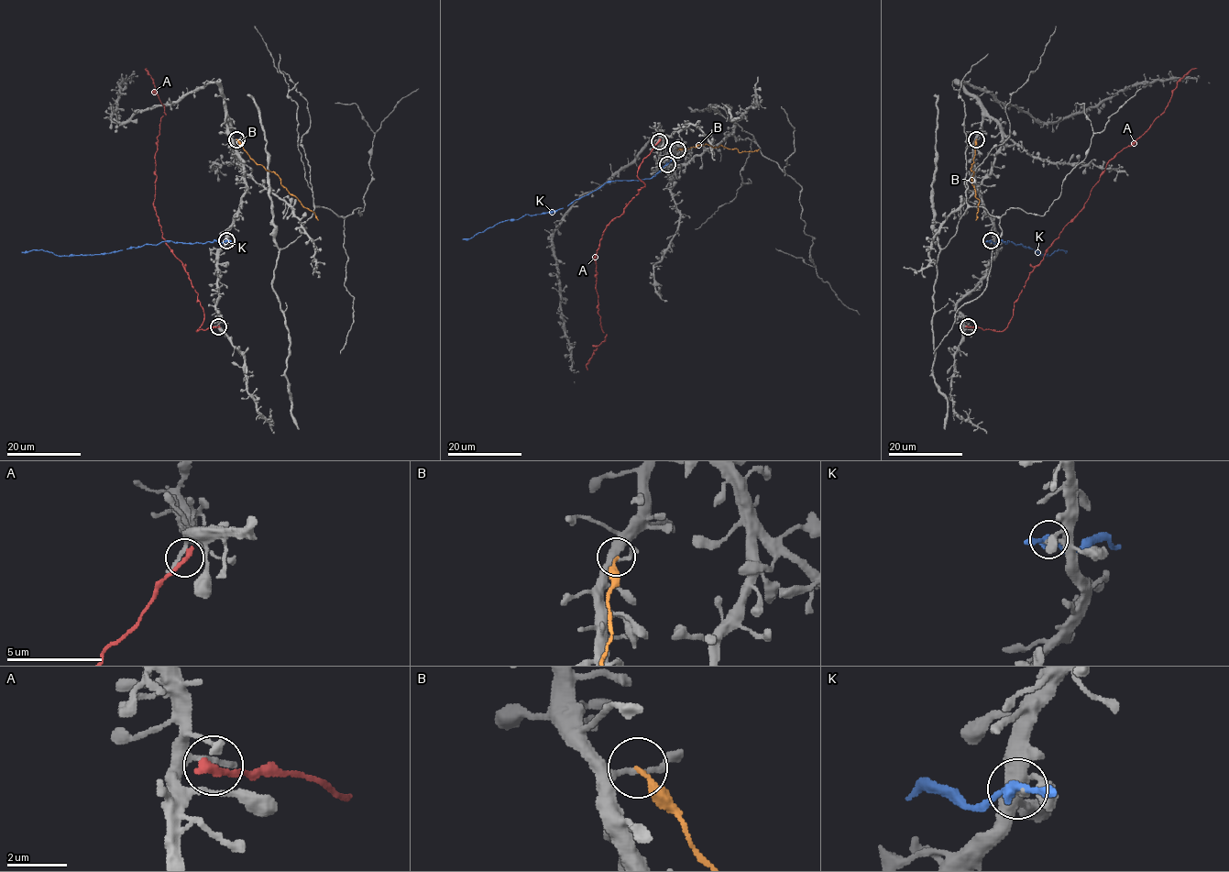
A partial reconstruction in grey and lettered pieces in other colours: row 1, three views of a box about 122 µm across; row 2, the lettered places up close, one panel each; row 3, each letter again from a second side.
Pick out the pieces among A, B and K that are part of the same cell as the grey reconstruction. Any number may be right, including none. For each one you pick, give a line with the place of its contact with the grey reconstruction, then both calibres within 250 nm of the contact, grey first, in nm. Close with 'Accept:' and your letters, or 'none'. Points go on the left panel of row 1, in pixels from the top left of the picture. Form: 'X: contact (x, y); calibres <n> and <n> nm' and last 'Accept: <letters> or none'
Accept: none

